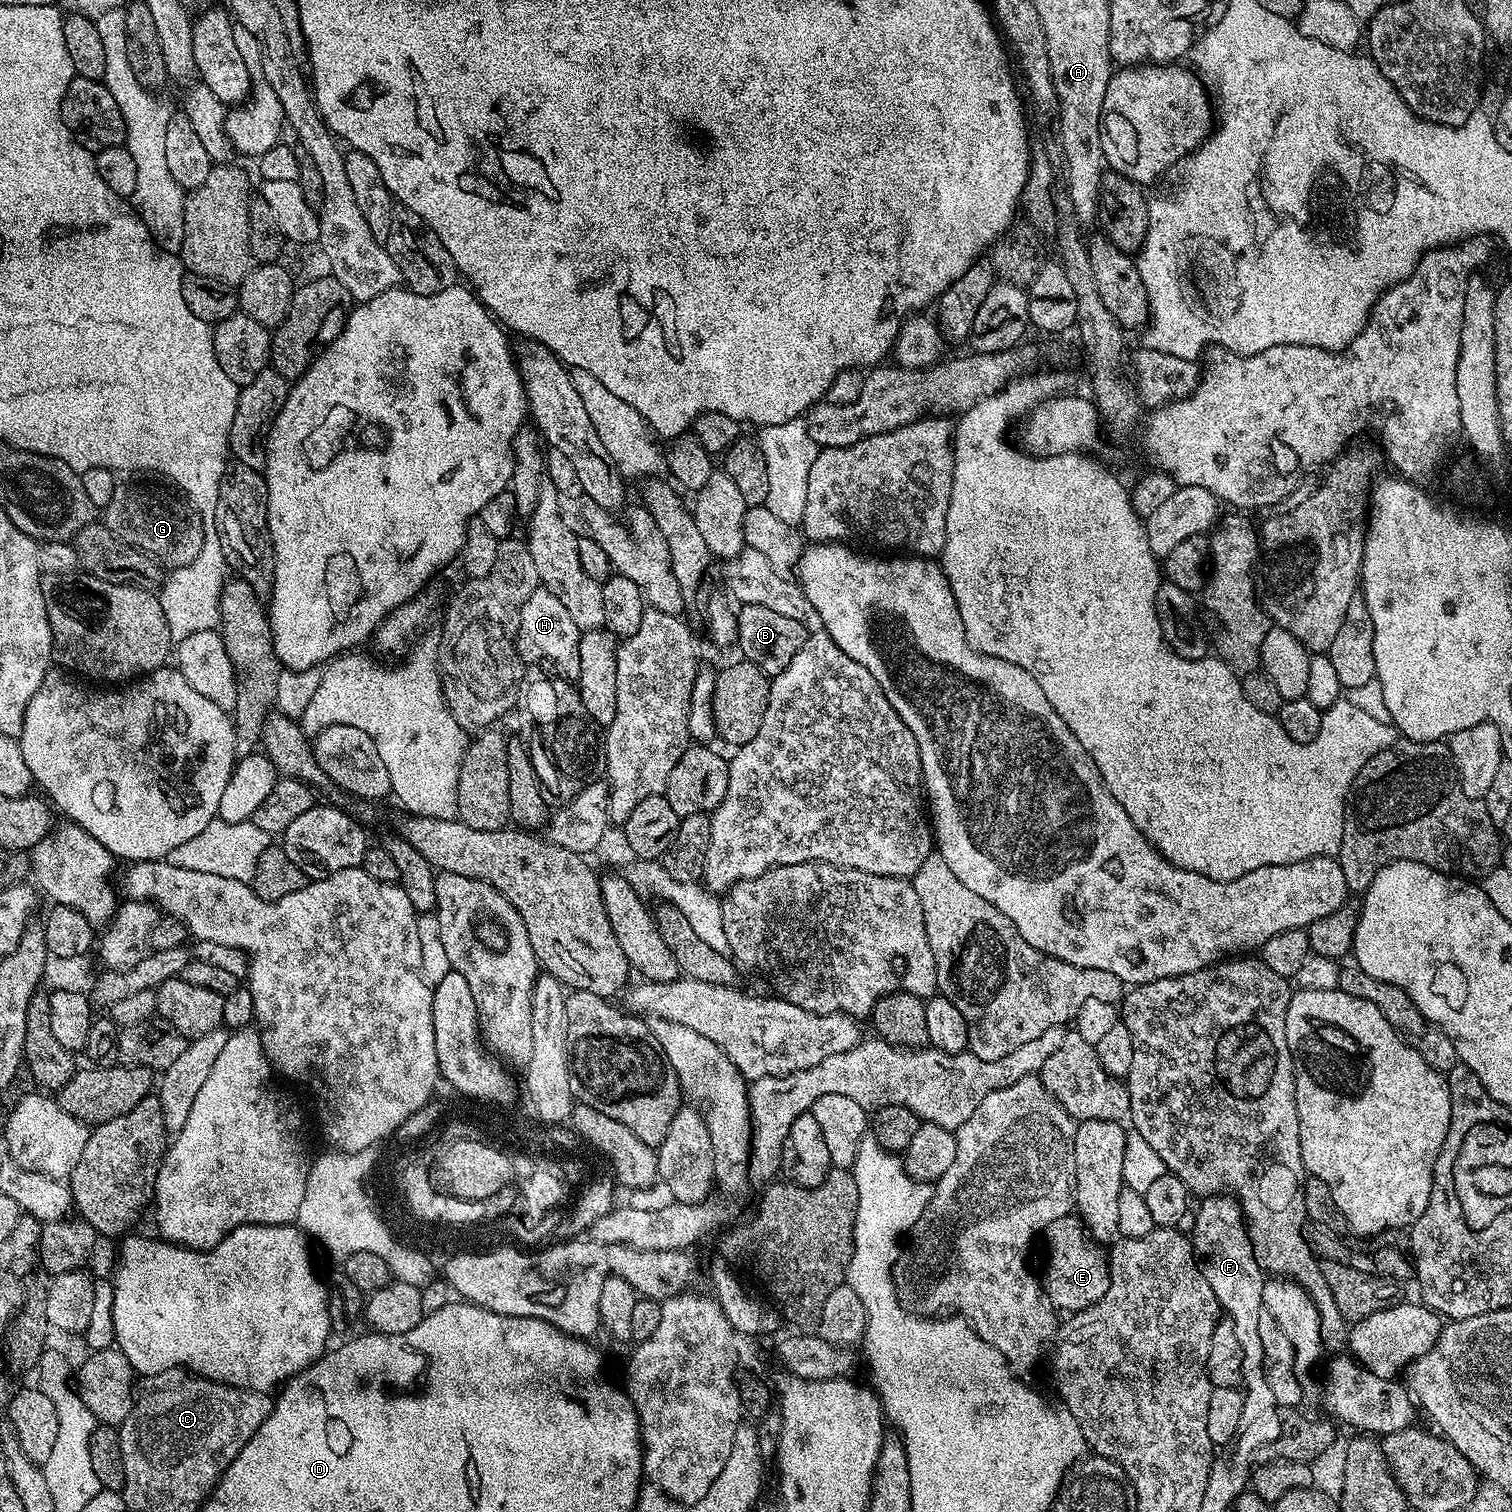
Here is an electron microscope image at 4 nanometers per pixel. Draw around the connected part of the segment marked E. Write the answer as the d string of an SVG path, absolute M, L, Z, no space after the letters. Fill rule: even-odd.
M1069 1214L1062 1218L1054 1218L1054 1222L1050 1222L1050 1226L1046 1226L1046 1230L1042 1233L1042 1244L1044 1240L1044 1248L1048 1251L1048 1257L1044 1260L1044 1276L1042 1272L1044 1293L1053 1308L1064 1314L1081 1312L1094 1306L1106 1294L1106 1290L1110 1290L1109 1253L1096 1243L1095 1236L1089 1232L1088 1225L1080 1219L1079 1215Z

